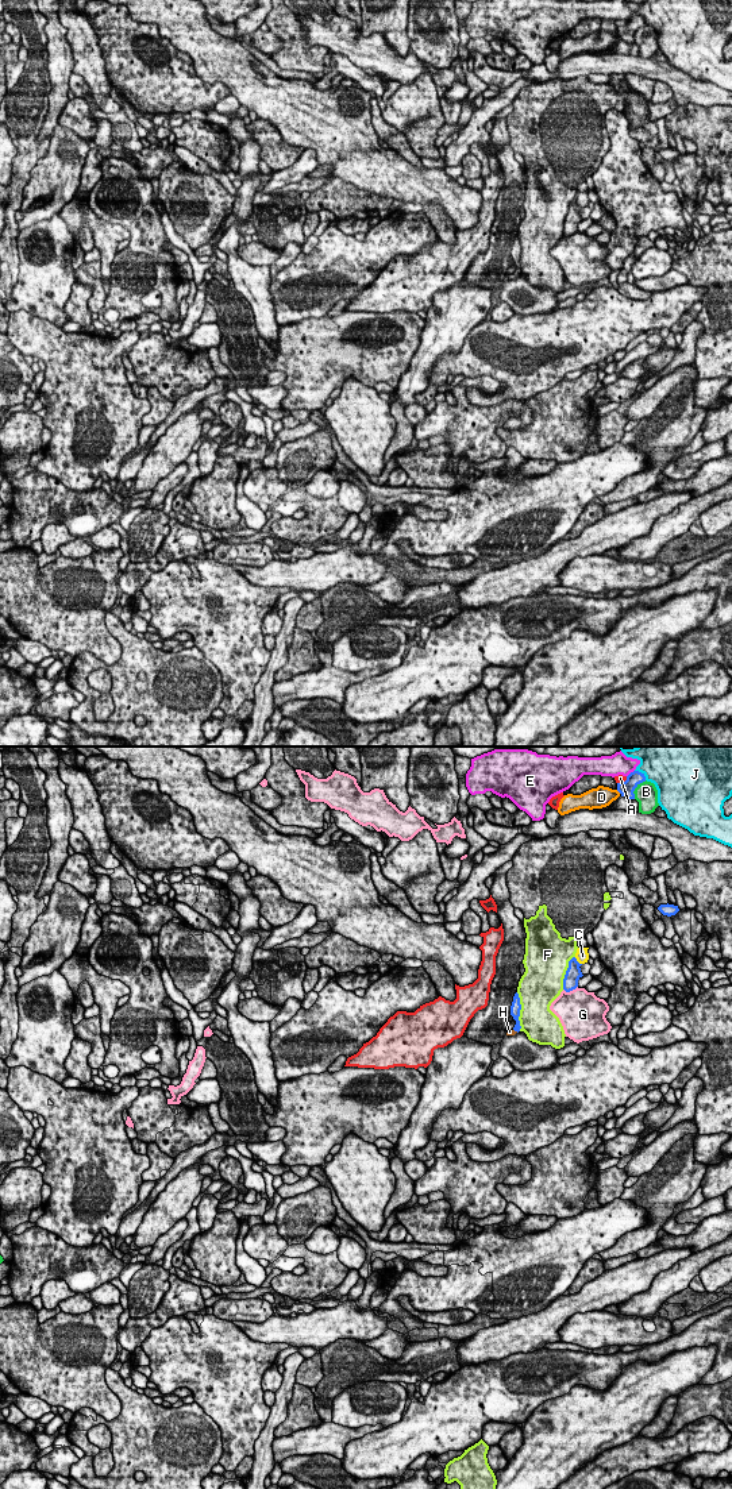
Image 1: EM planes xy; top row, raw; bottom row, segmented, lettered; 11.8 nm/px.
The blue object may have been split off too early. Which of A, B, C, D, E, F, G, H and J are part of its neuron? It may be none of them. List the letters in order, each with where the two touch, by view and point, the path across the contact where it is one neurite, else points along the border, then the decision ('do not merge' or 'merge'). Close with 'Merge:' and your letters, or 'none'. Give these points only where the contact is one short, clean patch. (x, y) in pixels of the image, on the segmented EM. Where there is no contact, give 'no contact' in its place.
A: meets blue in xy at (623, 782); do not merge
B: meets blue in xy at (635, 787); do not merge
C: meets blue in xy at (577, 961); do not merge
D: meets blue in xy at (619, 791); do not merge
E: meets blue in xy at (630, 774); do not merge
F: meets blue in xy at (519, 1011); do not merge
G: meets blue in xy at (570, 990); do not merge
H: meets blue in xy at (516, 1030); runs through xy (515, 1010), (516, 1030), (509, 1032); merge
J: meets blue in xy at (642, 774); do not merge
Merge: H

